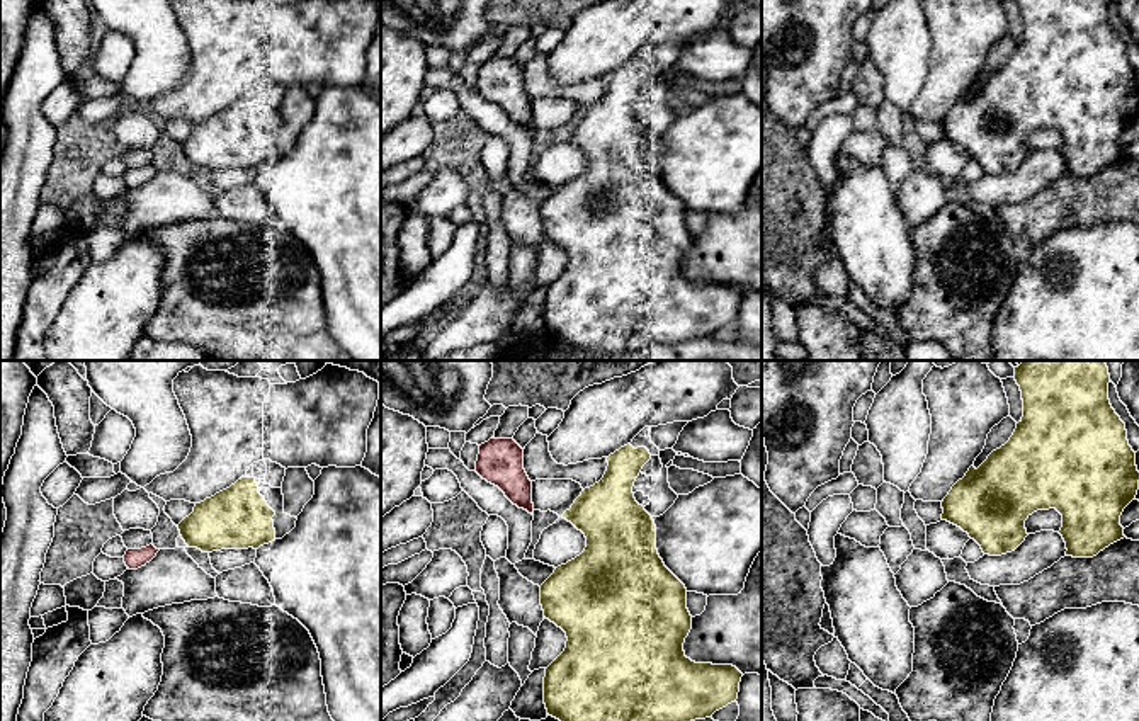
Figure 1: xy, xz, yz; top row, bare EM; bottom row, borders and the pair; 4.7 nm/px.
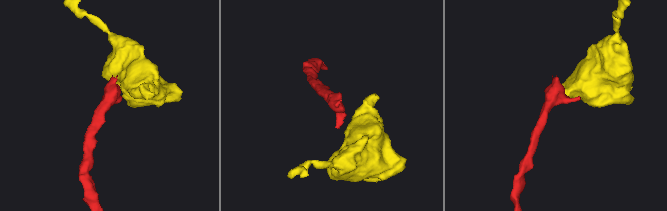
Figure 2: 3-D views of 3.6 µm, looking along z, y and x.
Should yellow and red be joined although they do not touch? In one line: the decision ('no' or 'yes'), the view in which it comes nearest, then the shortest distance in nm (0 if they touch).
no | xy | 130 nm

